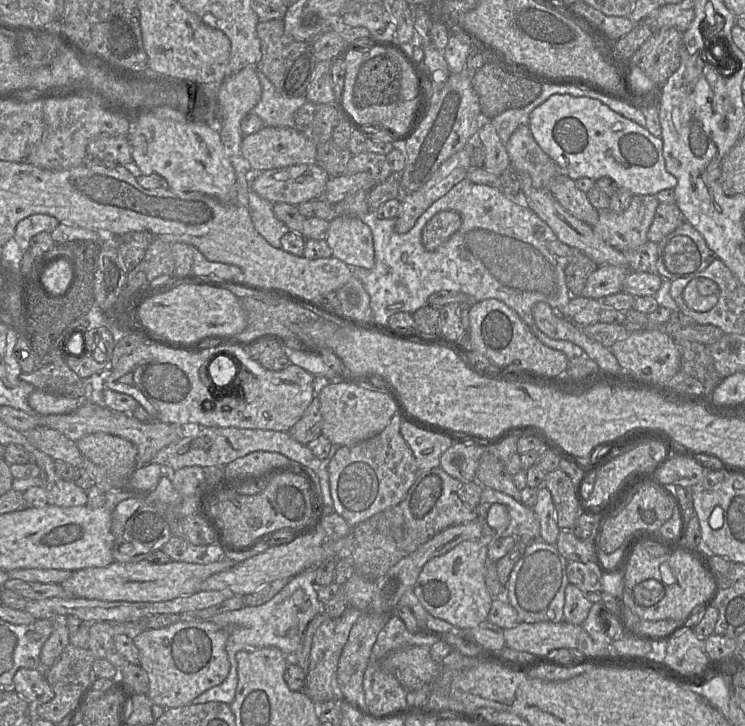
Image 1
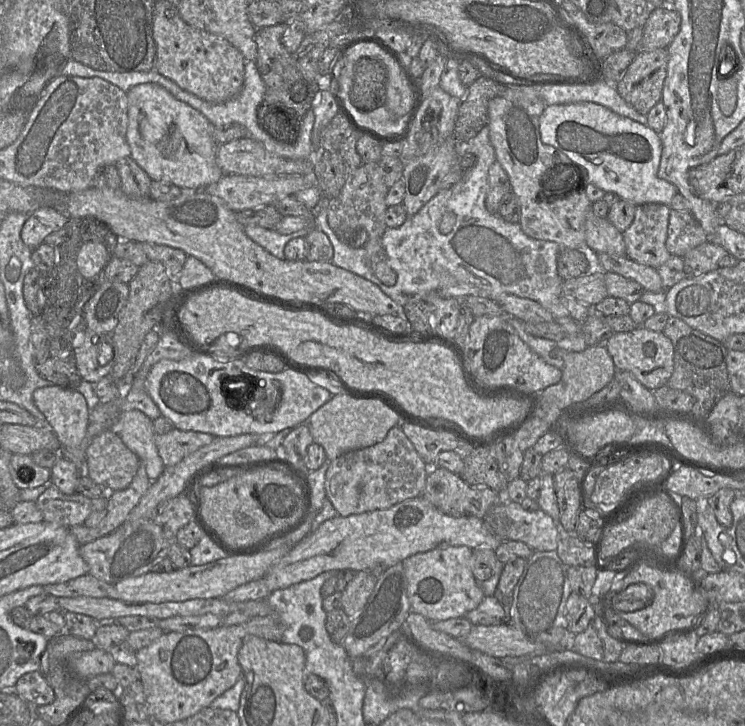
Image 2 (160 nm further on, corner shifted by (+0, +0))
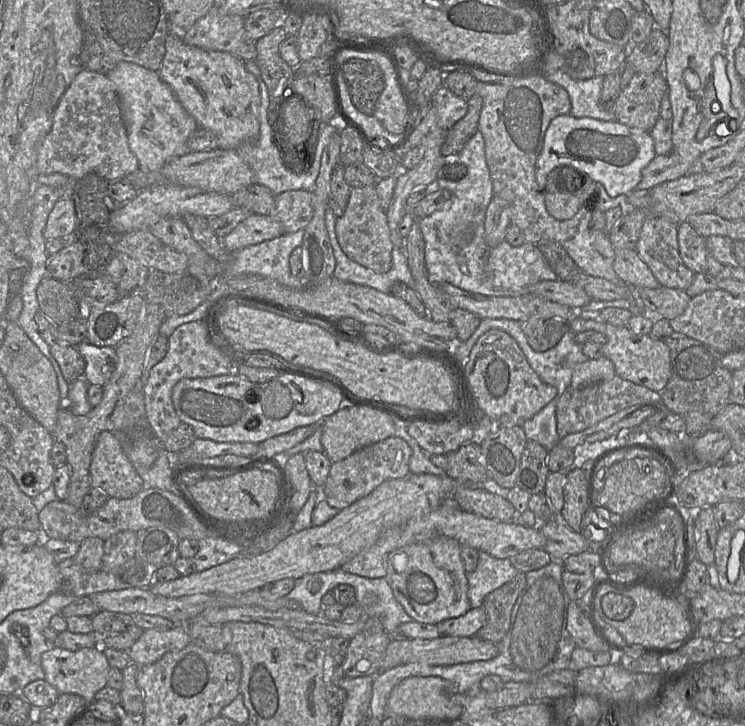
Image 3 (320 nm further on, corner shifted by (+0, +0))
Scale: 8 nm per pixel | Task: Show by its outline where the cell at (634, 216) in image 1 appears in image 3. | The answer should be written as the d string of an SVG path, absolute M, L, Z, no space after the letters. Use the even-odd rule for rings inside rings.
M645 216L636 251L662 286L686 290L691 286L695 274L680 257L677 226L665 218Z

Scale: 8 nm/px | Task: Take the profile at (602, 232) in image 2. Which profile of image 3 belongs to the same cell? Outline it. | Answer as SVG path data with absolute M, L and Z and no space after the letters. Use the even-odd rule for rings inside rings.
M615 249L613 267L619 278L632 287L656 289L662 286L636 249Z

